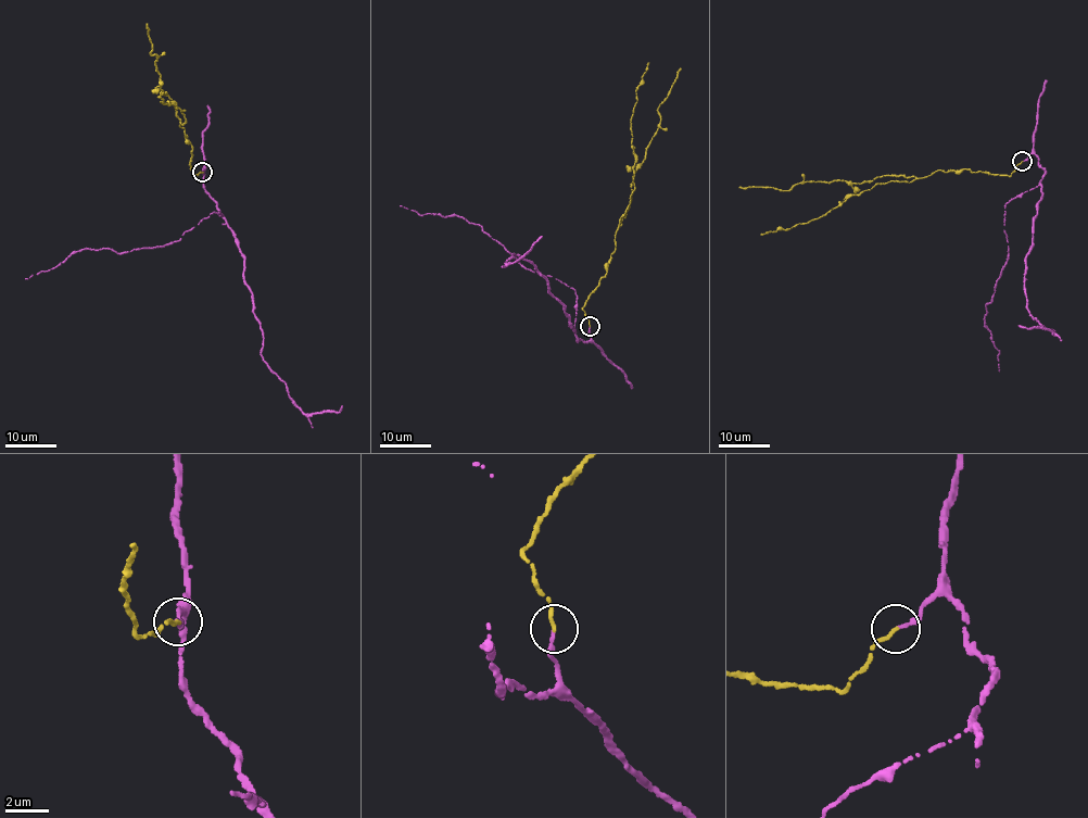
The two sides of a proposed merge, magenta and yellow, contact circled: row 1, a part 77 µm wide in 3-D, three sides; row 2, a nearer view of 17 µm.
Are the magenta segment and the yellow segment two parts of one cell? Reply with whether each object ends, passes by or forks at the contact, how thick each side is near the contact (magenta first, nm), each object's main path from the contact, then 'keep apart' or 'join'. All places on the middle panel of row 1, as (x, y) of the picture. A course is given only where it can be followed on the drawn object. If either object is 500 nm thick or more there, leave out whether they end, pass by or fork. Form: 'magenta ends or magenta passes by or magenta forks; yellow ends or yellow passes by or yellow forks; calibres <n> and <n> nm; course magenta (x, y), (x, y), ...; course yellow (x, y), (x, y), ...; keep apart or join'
magenta ends; yellow ends; calibres 190 and 190 nm; course magenta (590, 326), (591, 339), (577, 341), (564, 304), (531, 262), (514, 254), (505, 264), (542, 236); course yellow (590, 326), (582, 307), (607, 274), (615, 235), (630, 204), (632, 177), (660, 124), (657, 108), (681, 68); join

